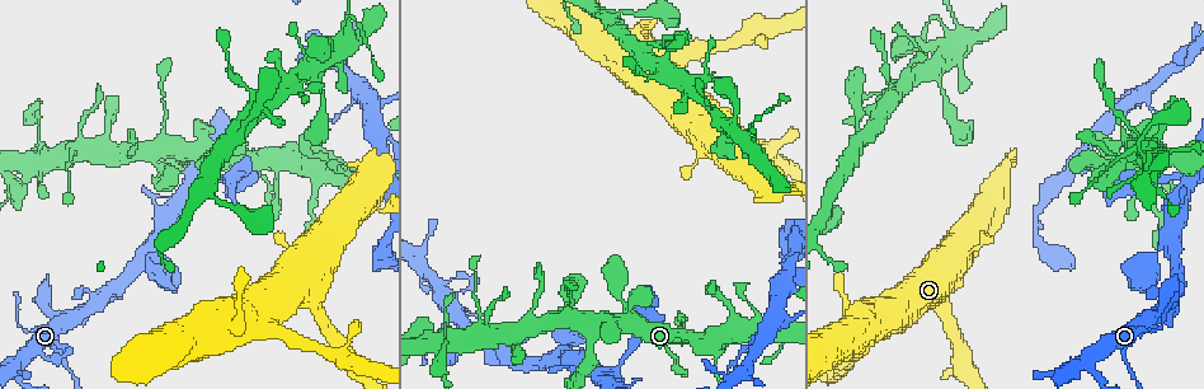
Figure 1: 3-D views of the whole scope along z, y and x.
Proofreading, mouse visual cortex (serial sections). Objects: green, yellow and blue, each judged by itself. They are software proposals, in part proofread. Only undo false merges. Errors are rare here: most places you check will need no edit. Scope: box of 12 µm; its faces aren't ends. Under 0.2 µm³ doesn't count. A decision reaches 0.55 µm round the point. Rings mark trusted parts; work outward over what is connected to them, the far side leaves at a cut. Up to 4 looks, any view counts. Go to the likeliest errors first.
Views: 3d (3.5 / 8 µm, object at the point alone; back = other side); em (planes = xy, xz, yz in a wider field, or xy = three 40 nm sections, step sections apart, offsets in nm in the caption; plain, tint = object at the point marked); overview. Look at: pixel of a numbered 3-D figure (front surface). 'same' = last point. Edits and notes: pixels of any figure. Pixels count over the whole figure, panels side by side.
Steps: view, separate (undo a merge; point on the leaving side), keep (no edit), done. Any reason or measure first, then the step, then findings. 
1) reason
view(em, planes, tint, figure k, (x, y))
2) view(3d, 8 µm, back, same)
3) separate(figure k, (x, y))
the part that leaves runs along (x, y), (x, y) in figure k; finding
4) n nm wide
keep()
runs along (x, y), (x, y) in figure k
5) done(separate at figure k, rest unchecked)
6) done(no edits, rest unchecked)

view(em, planes, tint, figure 1, (1163, 193))

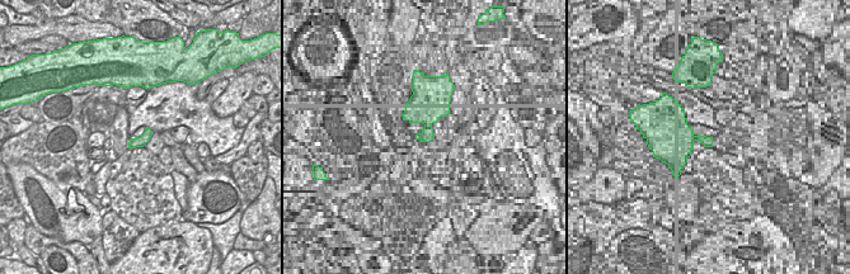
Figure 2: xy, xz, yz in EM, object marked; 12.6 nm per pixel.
view(3d, 3.5 µm, same)

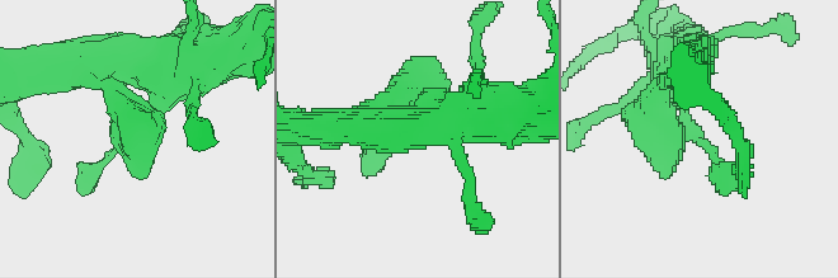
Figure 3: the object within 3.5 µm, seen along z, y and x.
keep()
all the same cell

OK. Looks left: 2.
abrupt turn
view(3d, 3.5 µm, back, figure 1, (1001, 177))

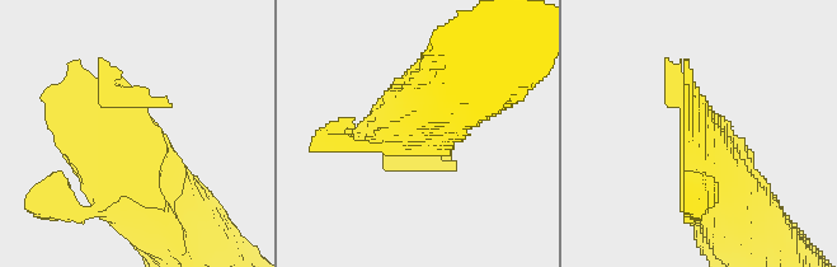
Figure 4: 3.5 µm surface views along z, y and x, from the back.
shape alone is not enough
view(em, planes, tint, figure 4, (117, 143))

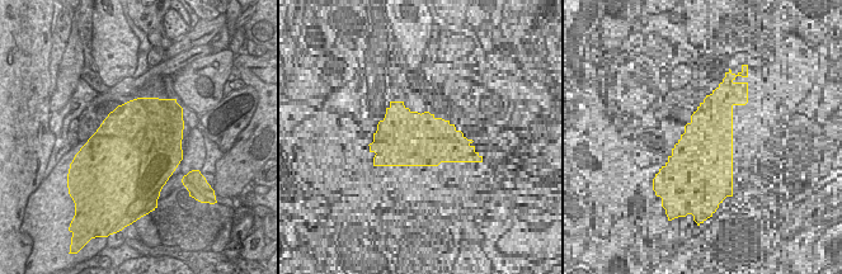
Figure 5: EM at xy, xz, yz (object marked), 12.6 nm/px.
keep()
runs along (177, 234), (111, 129), (83, 125) in figure 4; all the same cell

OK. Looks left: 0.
done(no edits, rest unchecked)

